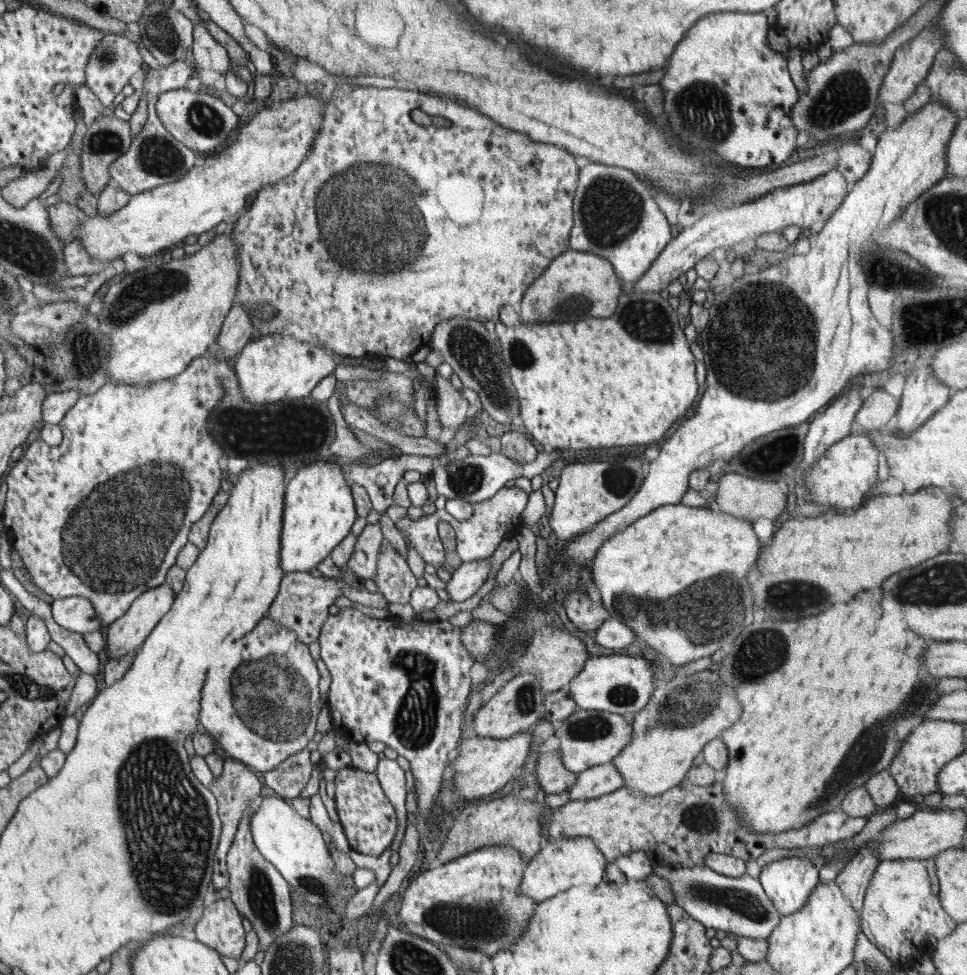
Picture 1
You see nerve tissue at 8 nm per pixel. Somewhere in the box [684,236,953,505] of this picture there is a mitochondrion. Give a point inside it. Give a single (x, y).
(747, 380)

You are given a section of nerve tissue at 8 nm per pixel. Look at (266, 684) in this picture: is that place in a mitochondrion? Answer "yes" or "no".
yes

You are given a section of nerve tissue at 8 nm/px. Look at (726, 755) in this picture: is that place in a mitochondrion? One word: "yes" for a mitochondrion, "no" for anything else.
no

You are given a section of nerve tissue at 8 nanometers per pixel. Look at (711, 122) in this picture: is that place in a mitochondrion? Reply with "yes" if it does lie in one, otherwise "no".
yes

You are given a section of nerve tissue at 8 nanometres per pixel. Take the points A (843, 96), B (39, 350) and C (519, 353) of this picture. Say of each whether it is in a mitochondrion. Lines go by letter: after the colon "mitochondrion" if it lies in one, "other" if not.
A: mitochondrion
B: other
C: mitochondrion

